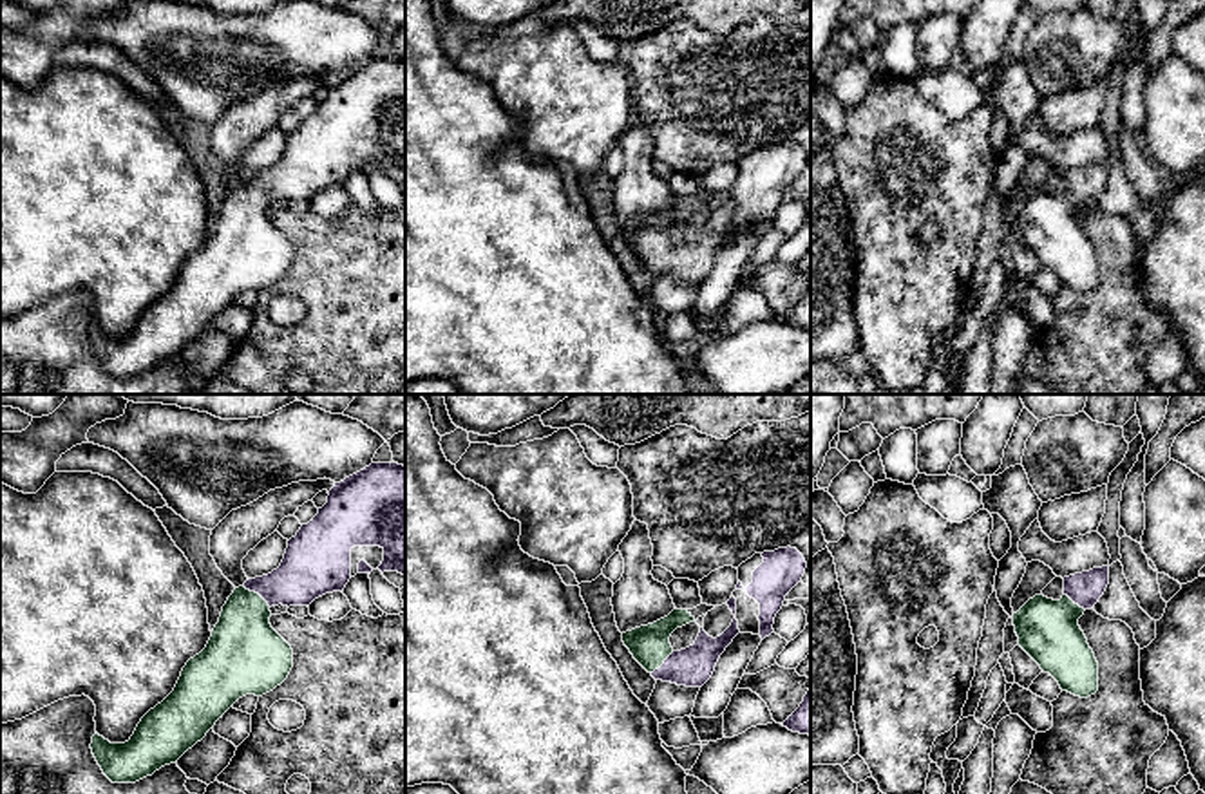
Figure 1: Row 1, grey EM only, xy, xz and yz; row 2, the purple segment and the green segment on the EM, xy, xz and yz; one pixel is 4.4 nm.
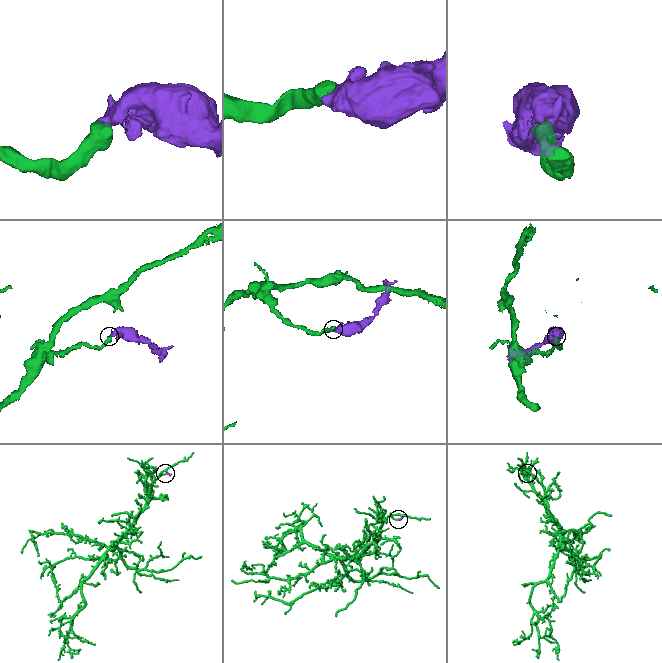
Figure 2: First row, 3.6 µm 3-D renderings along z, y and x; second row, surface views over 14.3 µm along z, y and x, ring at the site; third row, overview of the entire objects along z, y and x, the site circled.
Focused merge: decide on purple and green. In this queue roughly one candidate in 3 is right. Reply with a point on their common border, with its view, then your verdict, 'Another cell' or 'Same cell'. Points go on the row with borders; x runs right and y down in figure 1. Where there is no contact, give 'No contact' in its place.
Touches purple at xy (257, 592). Same cell

